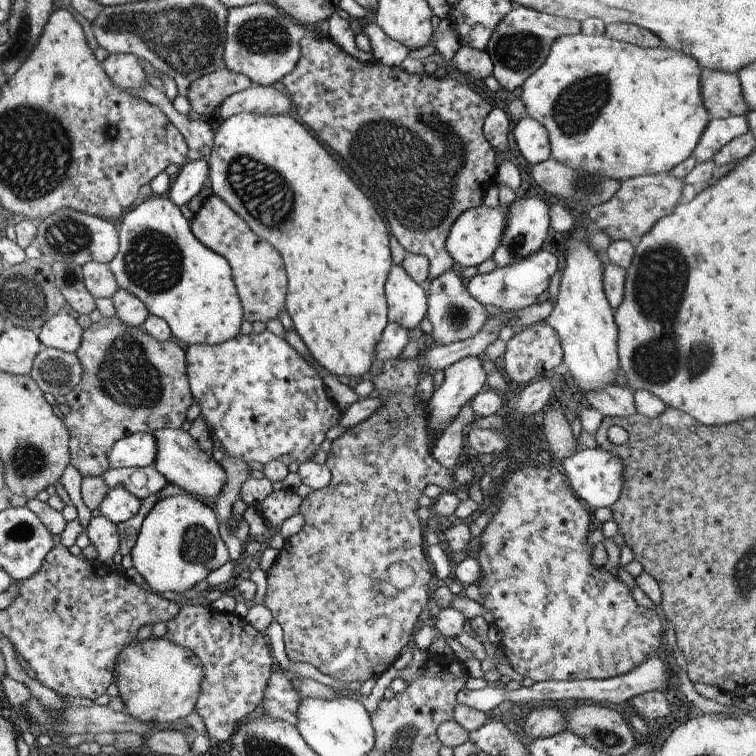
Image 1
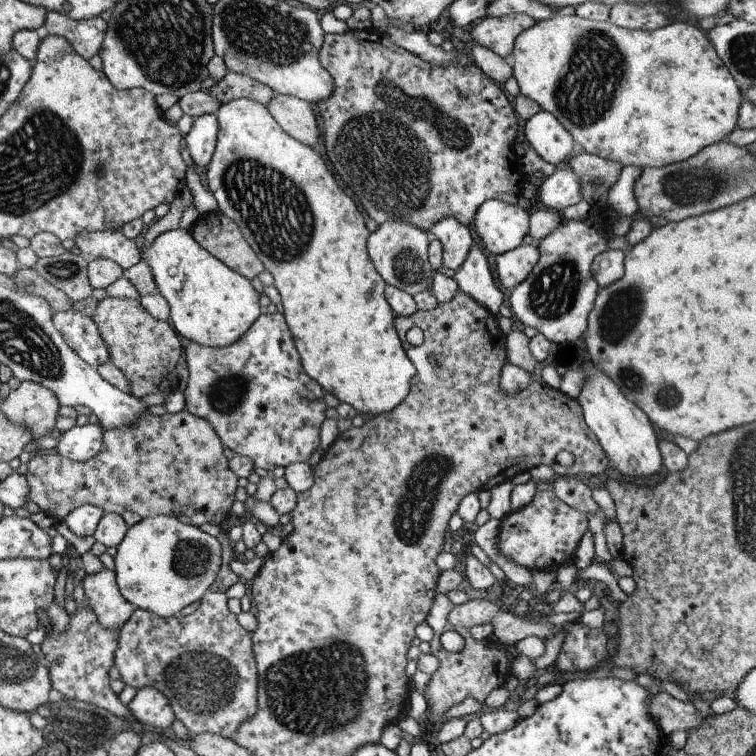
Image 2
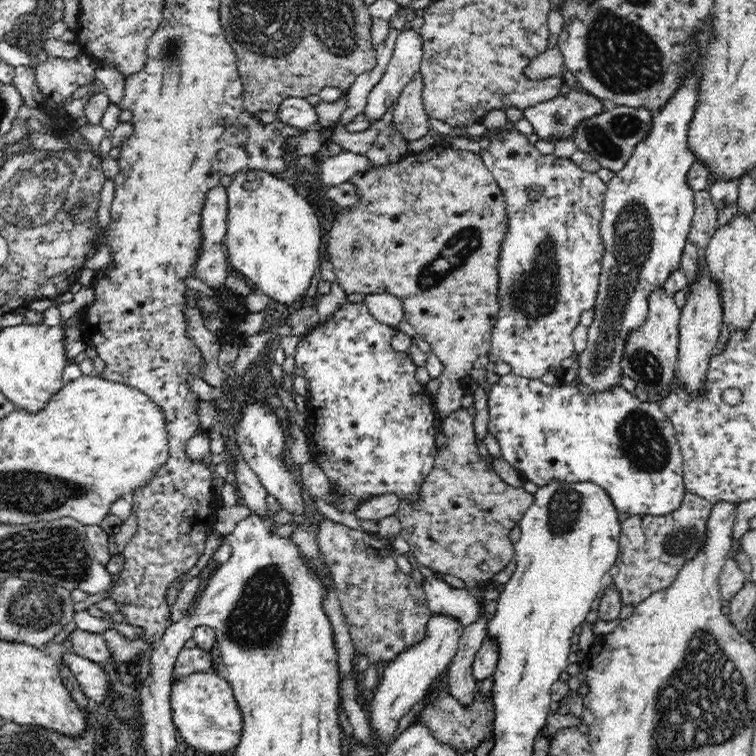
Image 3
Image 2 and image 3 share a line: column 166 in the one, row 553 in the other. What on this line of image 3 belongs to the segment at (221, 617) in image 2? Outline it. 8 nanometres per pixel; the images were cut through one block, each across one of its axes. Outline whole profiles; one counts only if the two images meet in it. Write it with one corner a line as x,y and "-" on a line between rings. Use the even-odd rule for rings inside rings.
686,491
680,507
664,516
630,515
629,518
621,523
618,540
619,554
609,574
613,580
612,585
620,593
622,606
631,605
634,608
655,592
669,587
676,580
678,574
680,574
682,566
686,566
686,562
694,560
702,552
707,533
707,522
712,508
714,508
713,503

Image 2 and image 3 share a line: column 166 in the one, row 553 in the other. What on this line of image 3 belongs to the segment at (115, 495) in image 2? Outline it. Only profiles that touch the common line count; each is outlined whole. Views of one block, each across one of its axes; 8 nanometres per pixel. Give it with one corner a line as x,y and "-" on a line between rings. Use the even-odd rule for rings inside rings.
466,409
450,413
441,420
439,430
448,437
448,446
438,452
430,474
424,478
422,485
418,485
421,488
418,497
414,501
407,499
399,503
396,515
401,522
401,536
410,544
418,565
429,568
436,576
448,578
468,590
492,586
493,576
515,559
515,546
508,534
514,526
518,526
527,509
532,507
535,496
528,494
523,487
508,486
493,469
486,466
477,450
474,416

